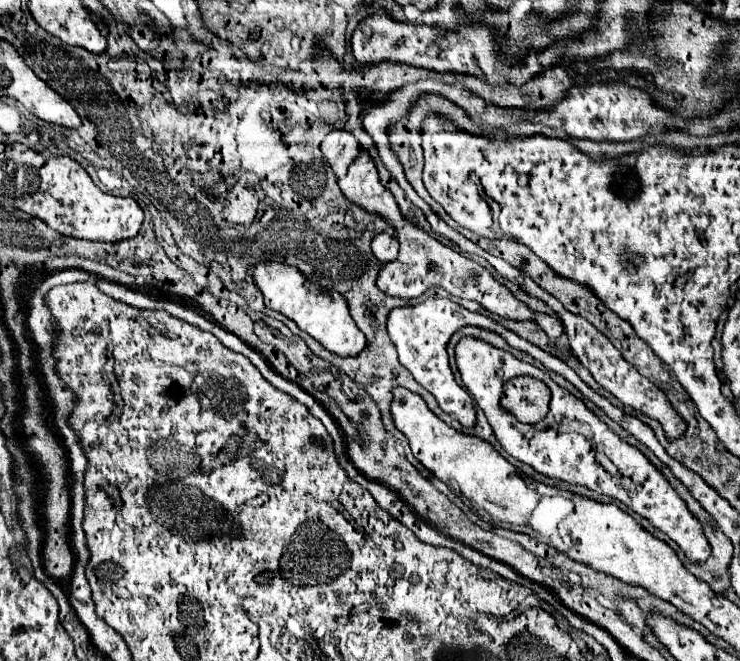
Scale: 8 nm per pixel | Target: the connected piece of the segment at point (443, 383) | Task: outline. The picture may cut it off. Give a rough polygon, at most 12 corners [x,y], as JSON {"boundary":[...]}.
{"boundary":[[451,299],[389,313],[401,365],[463,427],[477,423],[455,383],[447,343],[475,325],[563,375],[613,421],[627,415],[559,357]]}

